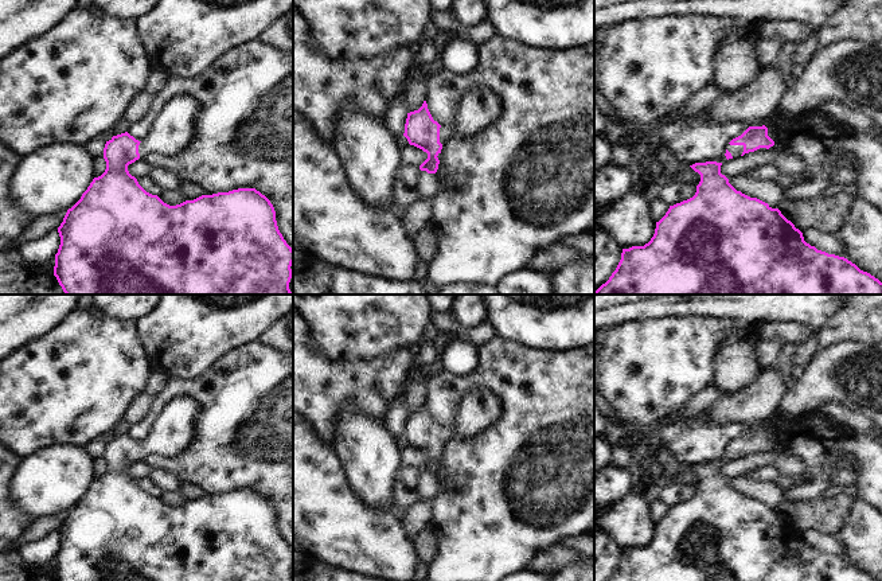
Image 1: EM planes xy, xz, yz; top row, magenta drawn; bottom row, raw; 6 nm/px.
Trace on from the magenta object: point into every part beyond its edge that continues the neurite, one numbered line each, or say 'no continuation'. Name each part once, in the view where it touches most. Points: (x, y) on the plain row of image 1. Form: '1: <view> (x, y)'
1: yz (736, 452)

